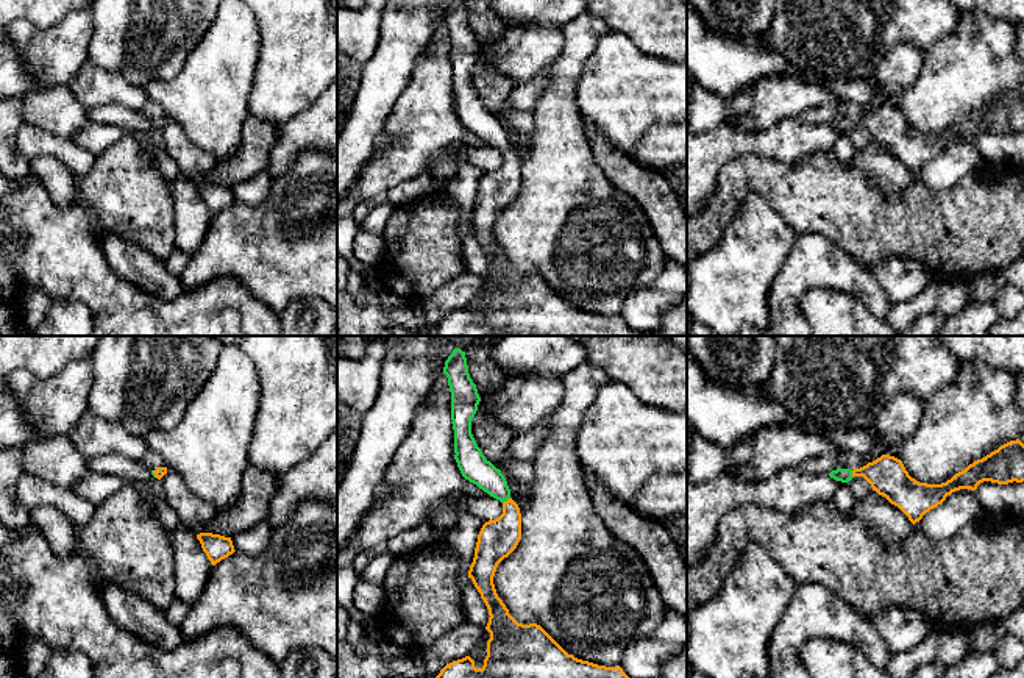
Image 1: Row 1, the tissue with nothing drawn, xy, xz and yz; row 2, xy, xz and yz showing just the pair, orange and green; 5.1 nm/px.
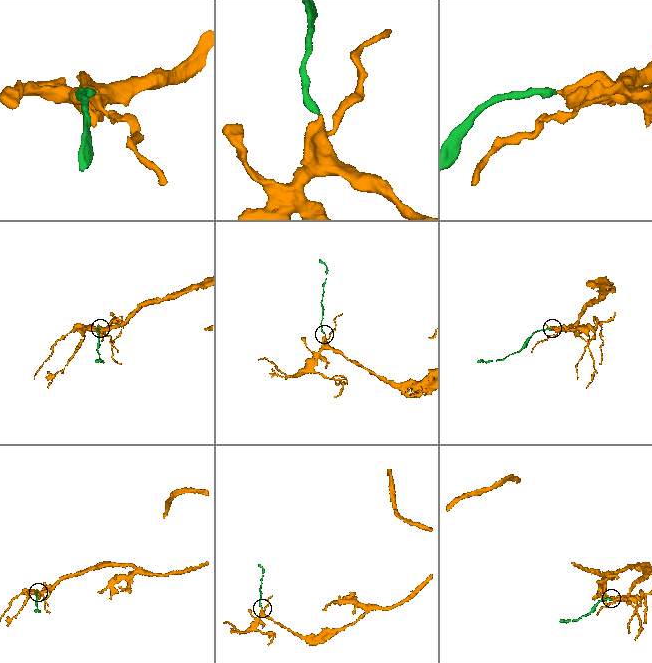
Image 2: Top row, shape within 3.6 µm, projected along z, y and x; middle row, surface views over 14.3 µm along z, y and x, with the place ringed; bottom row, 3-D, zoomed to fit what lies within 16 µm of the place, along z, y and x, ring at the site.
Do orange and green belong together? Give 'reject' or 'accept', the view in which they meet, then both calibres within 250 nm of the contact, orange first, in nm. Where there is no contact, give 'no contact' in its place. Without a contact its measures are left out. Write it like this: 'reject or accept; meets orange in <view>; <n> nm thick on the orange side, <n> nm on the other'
accept; meets orange in xz; 200 nm thick on the orange side, 150 nm on the other

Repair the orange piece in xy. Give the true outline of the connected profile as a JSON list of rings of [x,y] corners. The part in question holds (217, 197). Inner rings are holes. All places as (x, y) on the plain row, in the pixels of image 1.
[[[200,183],[197,184],[197,189],[200,191],[201,198],[212,216],[215,216],[217,212],[236,202],[231,187],[212,183]]]

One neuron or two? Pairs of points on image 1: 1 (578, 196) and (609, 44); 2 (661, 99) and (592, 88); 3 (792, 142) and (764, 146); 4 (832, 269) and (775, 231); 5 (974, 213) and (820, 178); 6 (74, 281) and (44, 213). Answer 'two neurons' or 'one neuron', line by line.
1: two neurons
2: one neuron
3: one neuron
4: two neurons
5: one neuron
6: one neuron

